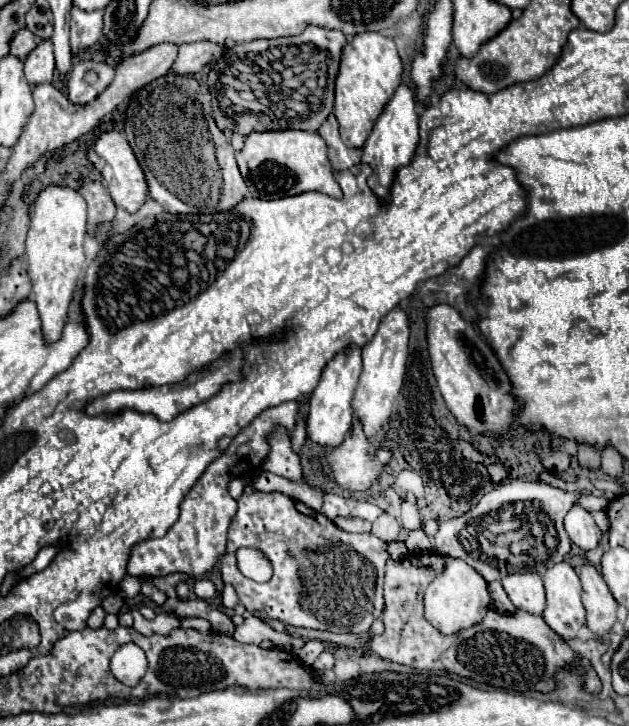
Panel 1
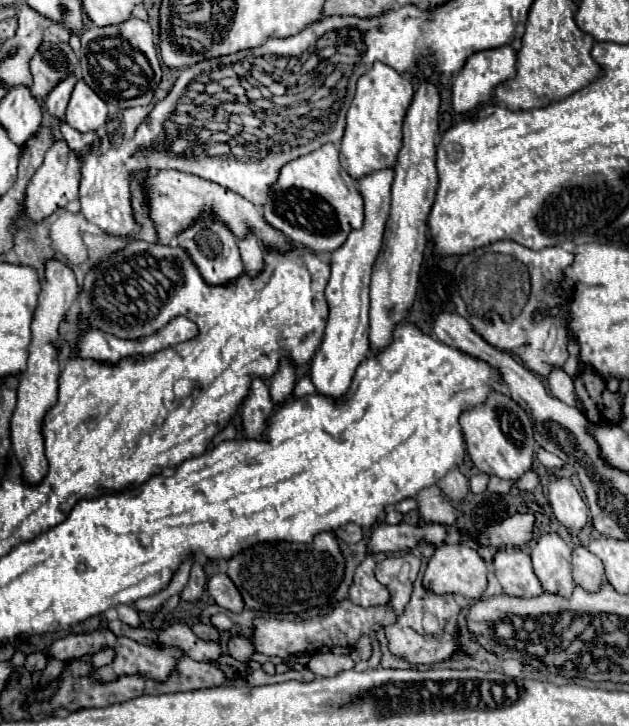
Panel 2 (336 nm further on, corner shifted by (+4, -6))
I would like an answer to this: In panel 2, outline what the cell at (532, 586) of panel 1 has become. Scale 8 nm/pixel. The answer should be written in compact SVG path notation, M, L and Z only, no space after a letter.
M518 547L502 549L494 555L492 565L504 593L518 597L534 597L542 593L542 585L532 569L528 551Z

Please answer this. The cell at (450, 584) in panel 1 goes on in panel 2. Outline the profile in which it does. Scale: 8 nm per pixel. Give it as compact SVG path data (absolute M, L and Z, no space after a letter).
M442 543L436 547L432 559L428 561L426 573L424 573L424 587L444 595L444 593L458 593L466 599L480 599L486 591L488 583L488 567L478 555L476 549L468 547L466 543Z

